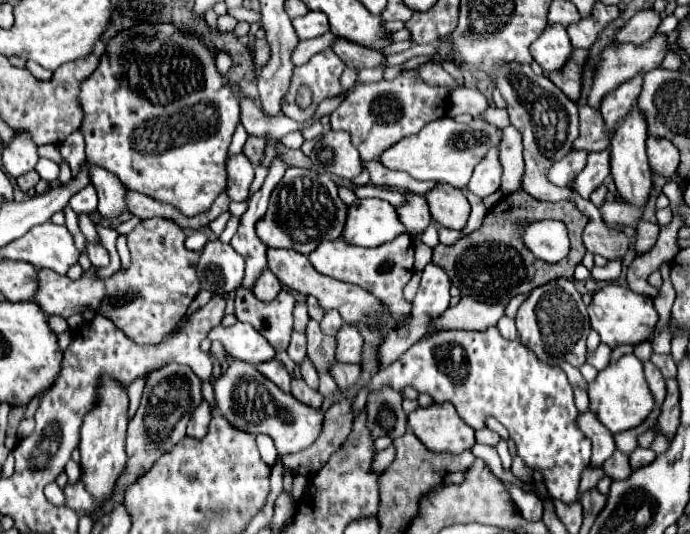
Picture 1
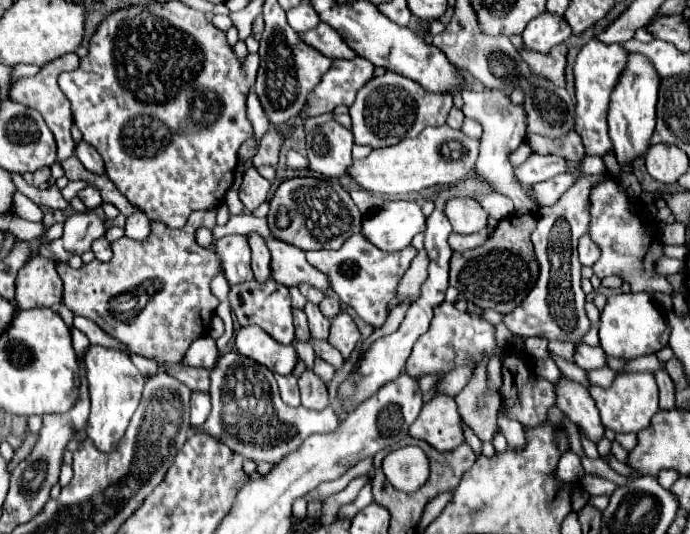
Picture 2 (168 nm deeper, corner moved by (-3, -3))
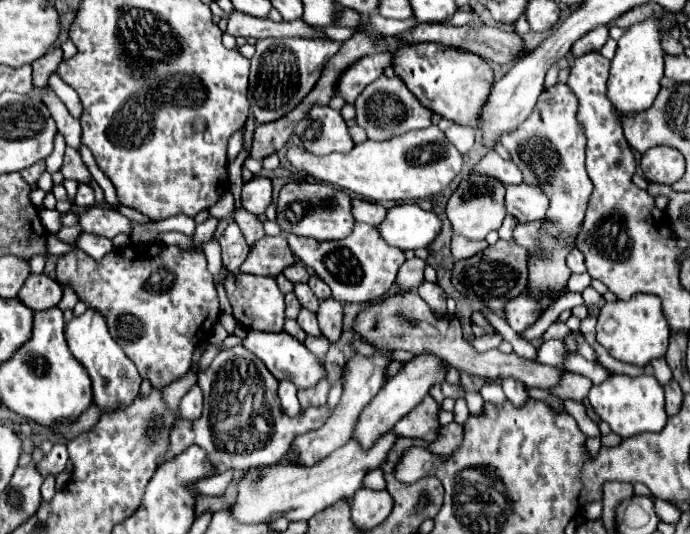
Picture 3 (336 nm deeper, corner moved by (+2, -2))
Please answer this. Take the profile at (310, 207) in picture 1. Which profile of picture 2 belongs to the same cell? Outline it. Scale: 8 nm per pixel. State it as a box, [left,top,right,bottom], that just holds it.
[267,177,361,251]

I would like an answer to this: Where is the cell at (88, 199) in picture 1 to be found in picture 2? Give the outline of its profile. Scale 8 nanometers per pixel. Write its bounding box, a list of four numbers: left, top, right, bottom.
[79,187,101,211]

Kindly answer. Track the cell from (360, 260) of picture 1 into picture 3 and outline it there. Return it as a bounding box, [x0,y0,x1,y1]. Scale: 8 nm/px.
[288,222,404,302]

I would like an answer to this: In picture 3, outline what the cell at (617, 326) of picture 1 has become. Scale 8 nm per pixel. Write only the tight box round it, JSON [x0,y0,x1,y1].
[596,294,668,366]

